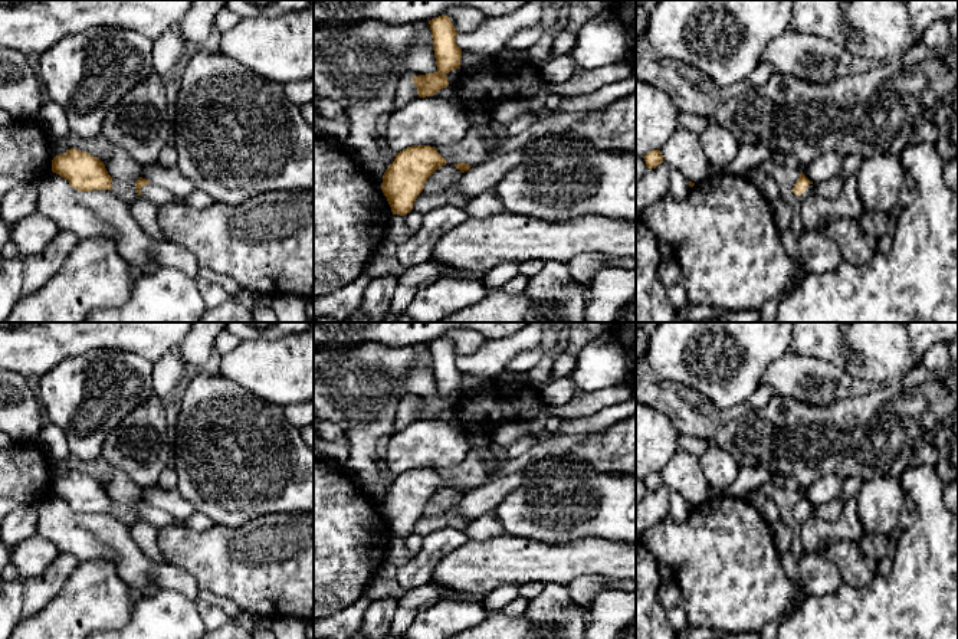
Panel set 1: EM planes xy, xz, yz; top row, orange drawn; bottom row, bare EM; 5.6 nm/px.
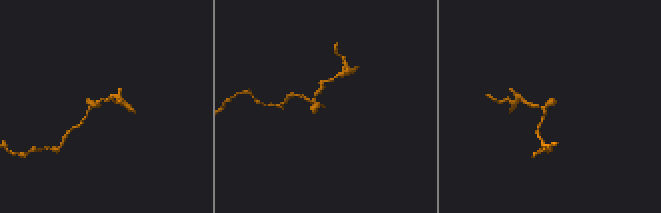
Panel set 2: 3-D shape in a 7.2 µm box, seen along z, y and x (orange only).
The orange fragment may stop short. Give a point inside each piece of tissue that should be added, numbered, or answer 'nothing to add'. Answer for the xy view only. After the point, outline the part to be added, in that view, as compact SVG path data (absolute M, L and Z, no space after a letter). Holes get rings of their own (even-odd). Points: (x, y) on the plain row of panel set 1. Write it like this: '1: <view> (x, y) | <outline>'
1: xy (157, 517) | M147 507L141 509L141 520L152 524L157 528L177 522L175 518L167 511L155 507Z

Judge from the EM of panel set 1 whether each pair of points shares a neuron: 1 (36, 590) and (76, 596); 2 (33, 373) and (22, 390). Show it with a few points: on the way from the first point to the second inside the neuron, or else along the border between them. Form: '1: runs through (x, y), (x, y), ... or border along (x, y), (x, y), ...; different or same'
1: border along (78, 566), (62, 589), (32, 615); different
2: border along (15, 372), (28, 377), (35, 384); different

